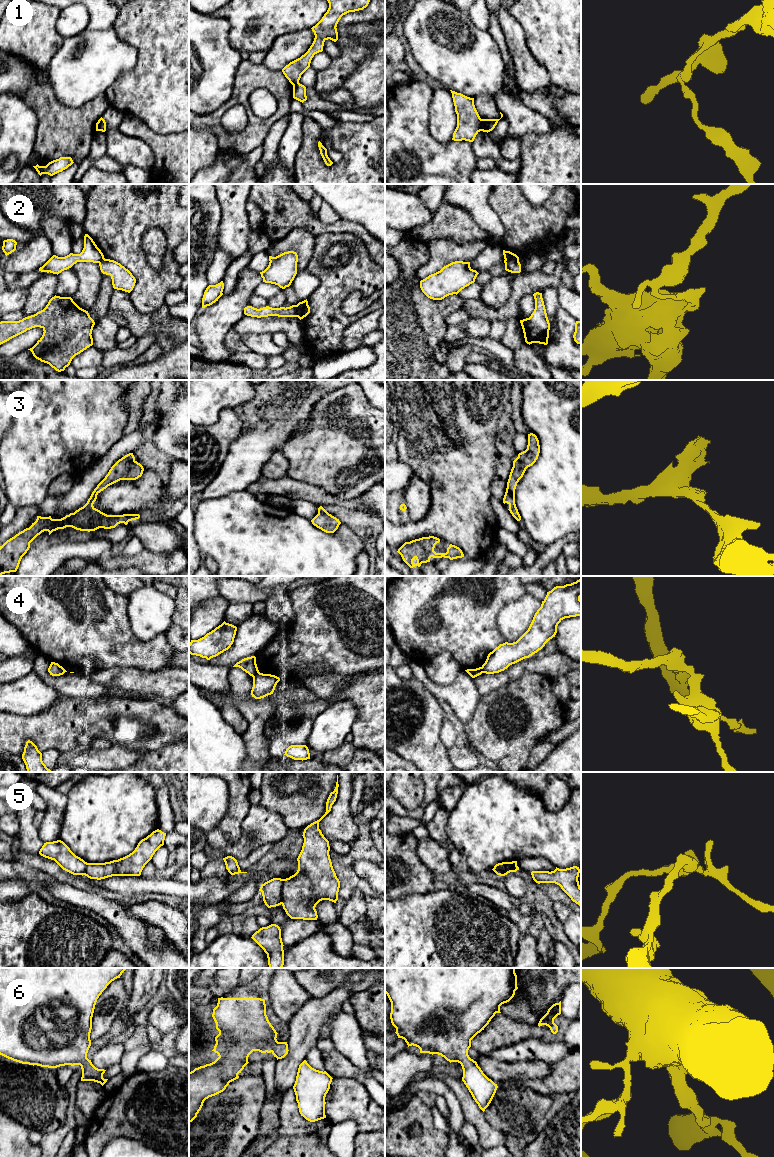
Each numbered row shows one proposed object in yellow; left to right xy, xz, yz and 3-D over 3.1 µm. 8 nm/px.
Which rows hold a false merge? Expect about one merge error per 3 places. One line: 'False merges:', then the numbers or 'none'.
False merges: 1, 2, 4, 5

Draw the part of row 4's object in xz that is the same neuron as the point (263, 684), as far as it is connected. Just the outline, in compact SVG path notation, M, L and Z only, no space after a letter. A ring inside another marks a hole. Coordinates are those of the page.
M258 672L253 677L253 687L251 690L252 697L255 699L261 699L273 694L275 687L279 681L280 678L275 675Z

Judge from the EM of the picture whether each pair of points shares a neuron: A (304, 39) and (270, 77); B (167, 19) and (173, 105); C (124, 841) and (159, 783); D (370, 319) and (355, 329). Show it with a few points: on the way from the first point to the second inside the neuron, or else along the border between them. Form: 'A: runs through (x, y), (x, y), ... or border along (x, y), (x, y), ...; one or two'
A: border along (262, 62), (269, 68), (281, 71); two
B: runs through (173, 40), (173, 84); one
C: border along (148, 782), (154, 790), (158, 813); two
D: runs through (366, 323), (359, 329); one

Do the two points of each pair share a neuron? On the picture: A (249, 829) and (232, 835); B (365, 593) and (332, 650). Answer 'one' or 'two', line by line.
A: two
B: one

